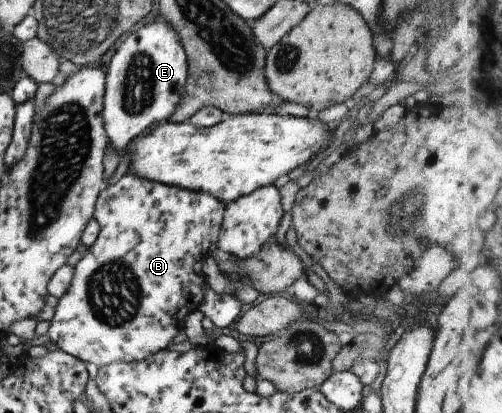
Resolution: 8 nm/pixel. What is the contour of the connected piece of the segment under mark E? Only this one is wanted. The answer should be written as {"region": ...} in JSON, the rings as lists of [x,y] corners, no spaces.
{"region":[[[157,17],[127,36],[112,56],[105,77],[102,116],[109,147],[123,155],[135,137],[153,123],[168,120],[181,103],[187,79],[189,65],[185,49],[165,19]]]}

